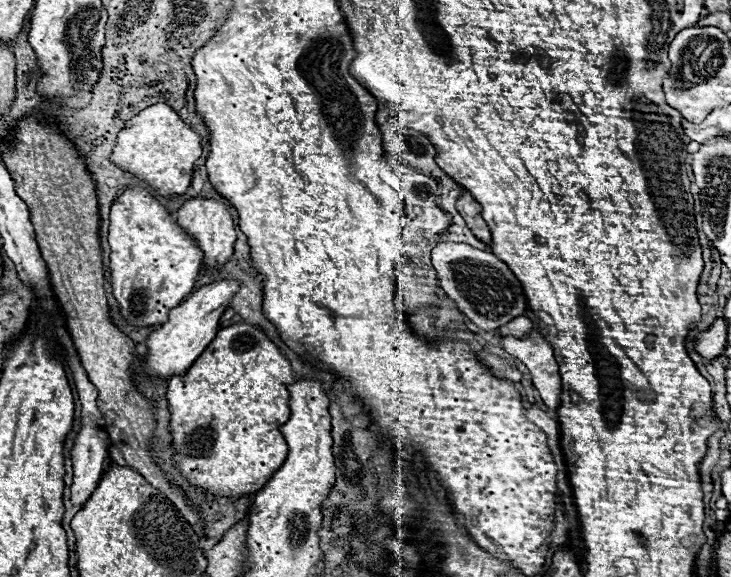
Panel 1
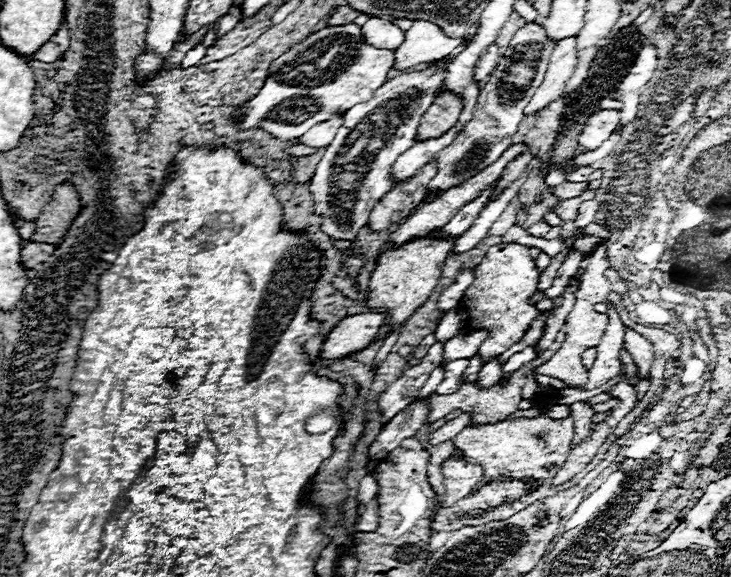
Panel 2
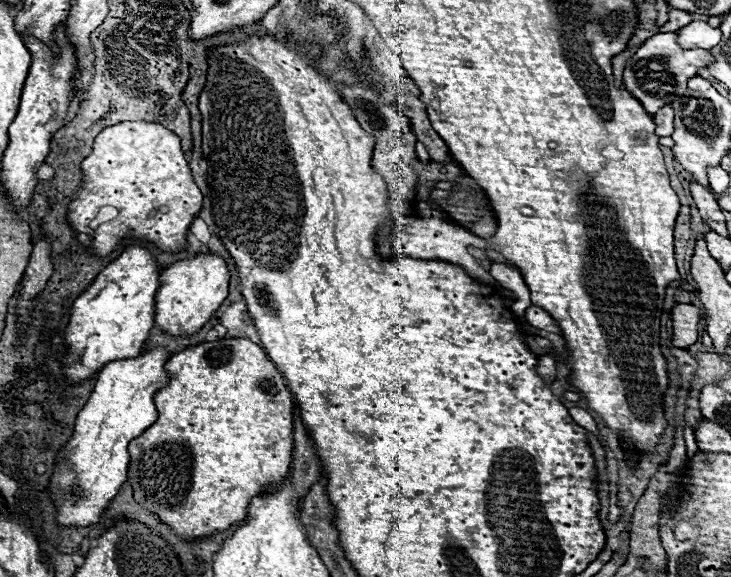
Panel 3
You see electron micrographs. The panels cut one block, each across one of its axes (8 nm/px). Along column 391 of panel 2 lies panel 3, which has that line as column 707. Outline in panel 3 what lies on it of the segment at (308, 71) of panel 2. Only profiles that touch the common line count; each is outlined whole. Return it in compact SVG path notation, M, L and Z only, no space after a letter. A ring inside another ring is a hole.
M660 32L646 40L638 52L626 62L624 70L624 86L644 104L644 108L654 114L664 104L672 104L672 100L678 100L688 90L688 80L692 76L698 76L702 68L708 68L712 64L710 50L702 48L680 48L676 42L676 32Z

